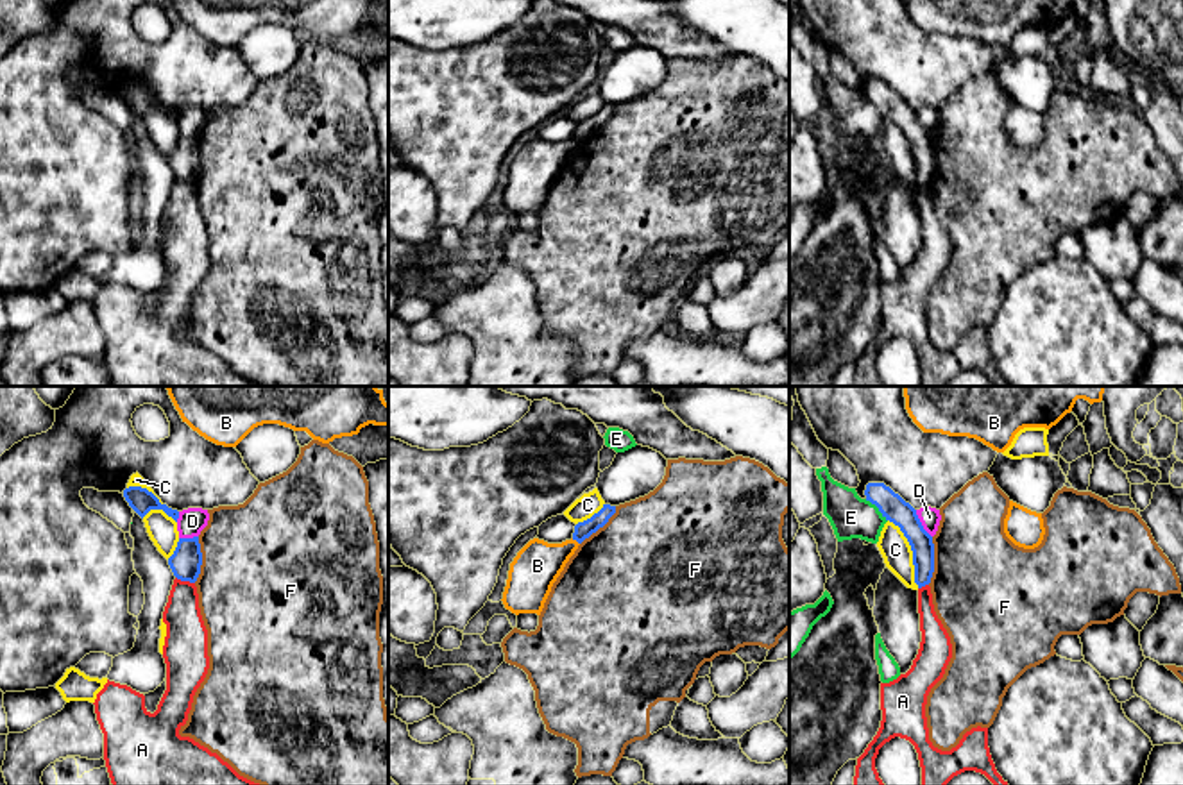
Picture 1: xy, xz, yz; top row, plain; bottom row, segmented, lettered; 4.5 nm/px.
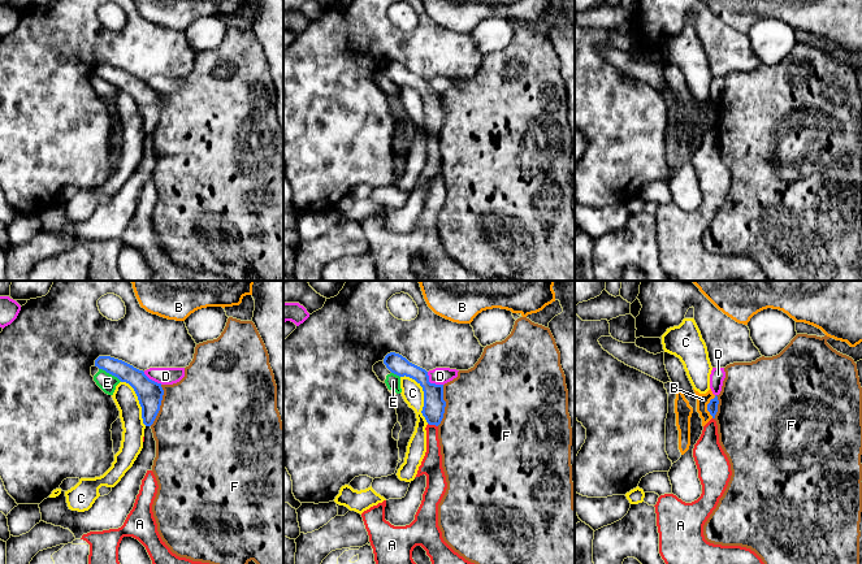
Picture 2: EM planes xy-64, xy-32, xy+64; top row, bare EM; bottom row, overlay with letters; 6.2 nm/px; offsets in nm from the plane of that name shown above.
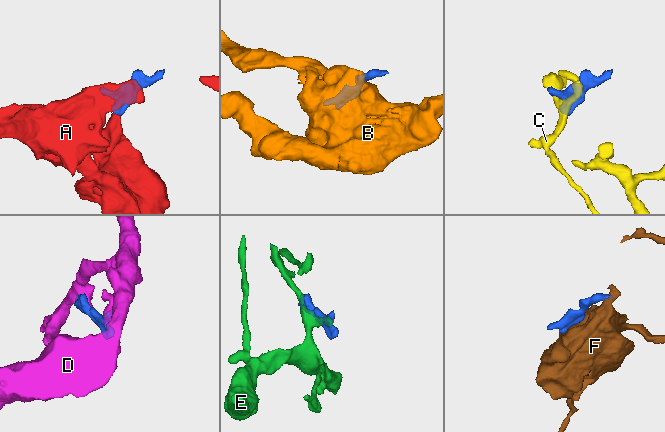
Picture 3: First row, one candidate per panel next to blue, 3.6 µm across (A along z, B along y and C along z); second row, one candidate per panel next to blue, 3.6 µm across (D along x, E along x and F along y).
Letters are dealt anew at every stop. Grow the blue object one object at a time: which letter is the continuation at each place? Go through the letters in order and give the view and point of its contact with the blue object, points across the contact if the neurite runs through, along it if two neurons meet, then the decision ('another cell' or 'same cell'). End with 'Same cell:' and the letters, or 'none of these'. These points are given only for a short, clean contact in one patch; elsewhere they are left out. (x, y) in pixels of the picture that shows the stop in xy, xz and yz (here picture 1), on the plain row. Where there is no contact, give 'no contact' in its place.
A: meets blue in xy at (185, 179); border along xy (176, 176), (194, 183); another cell
B: meets blue in xz at (575, 138); border along xz (571, 138), (578, 143); another cell
C: meets blue in yz at (913, 152); another cell
D: meets blue in yz at (920, 124); another cell
E: meets blue in yz at (877, 106); another cell
F: meets blue in yz at (933, 160); another cell
Same cell: none of these

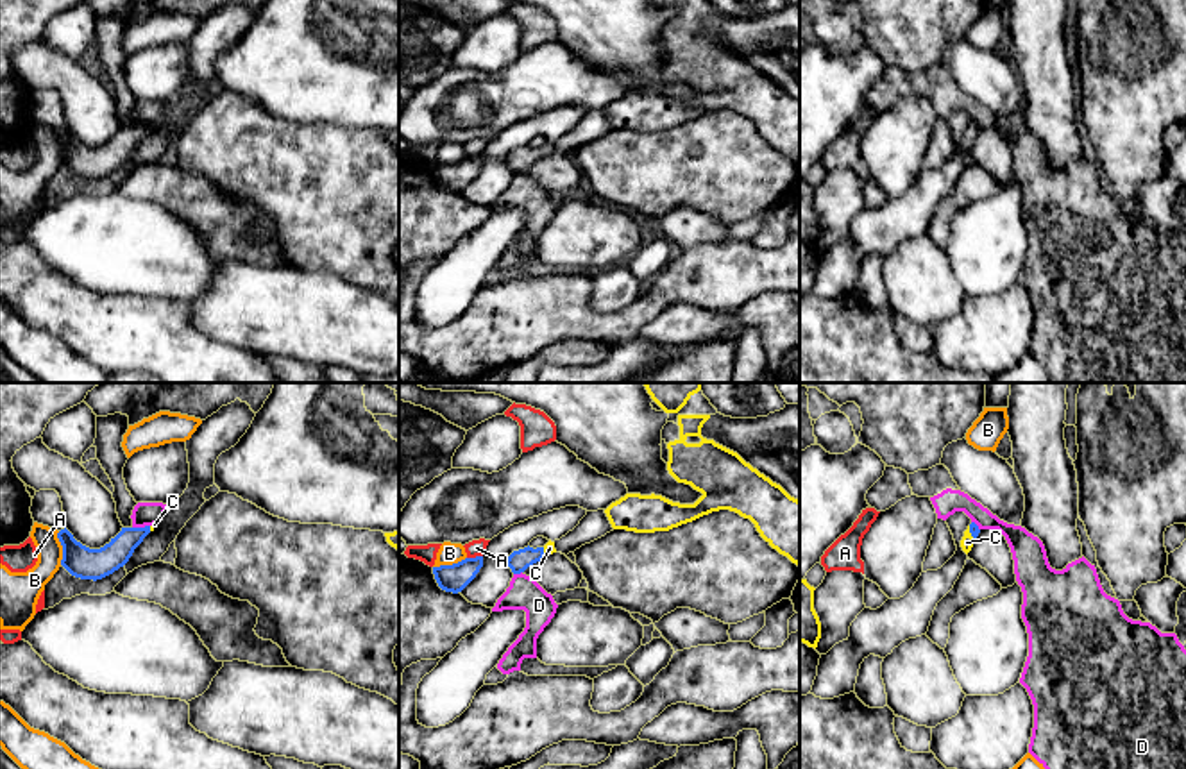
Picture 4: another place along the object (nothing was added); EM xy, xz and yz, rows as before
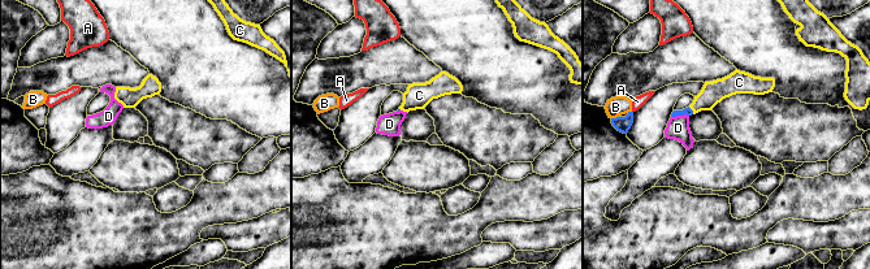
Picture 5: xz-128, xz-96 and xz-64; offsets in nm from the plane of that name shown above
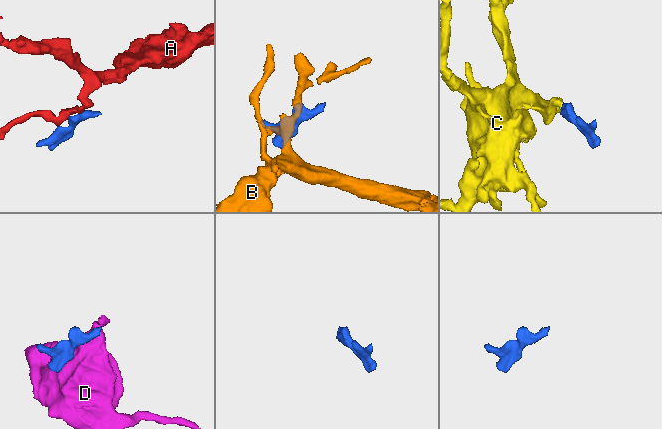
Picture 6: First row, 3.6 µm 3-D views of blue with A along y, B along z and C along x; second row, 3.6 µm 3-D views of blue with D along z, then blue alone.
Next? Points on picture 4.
A: meets blue in xz at (476, 156); another cell
B: meets blue in xy at (63, 147); another cell
C: meets blue in yz at (972, 135); runs through yz (974, 127), (972, 135), (966, 142); same cell
D: meets blue in xy at (140, 127); another cell
Same cell: C

